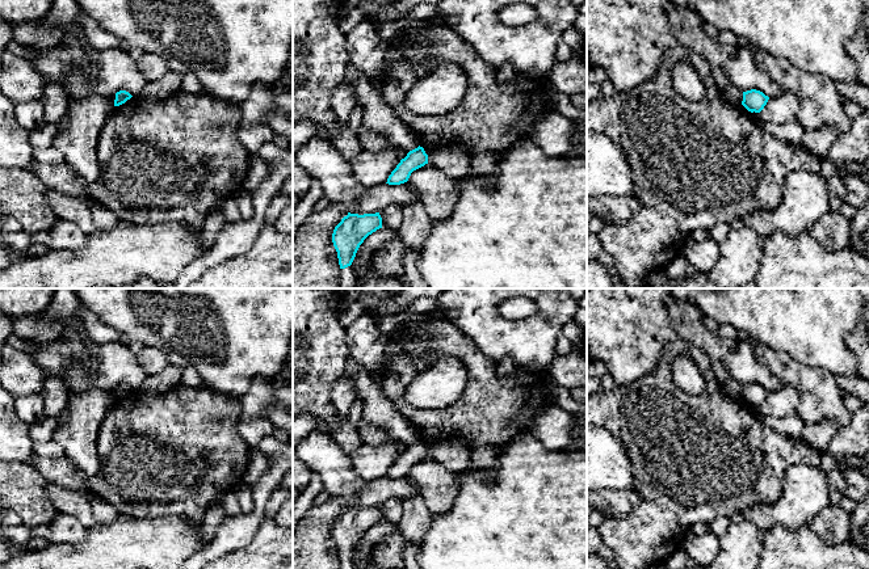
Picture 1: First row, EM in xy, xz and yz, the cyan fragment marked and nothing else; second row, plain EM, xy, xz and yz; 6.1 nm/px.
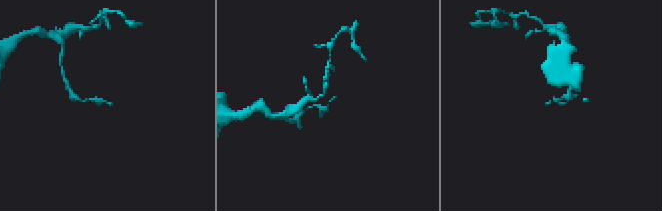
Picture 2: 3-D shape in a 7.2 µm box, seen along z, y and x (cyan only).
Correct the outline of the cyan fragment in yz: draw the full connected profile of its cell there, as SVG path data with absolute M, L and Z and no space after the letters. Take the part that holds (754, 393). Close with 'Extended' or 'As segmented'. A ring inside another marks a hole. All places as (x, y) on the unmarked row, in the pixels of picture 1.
M751 383L743 385L742 399L751 406L760 406L767 399L768 393L769 391L765 389L763 385Z. As segmented

